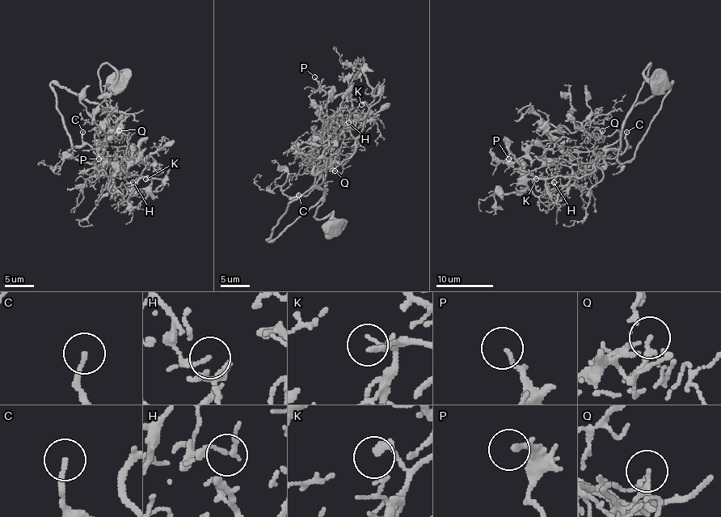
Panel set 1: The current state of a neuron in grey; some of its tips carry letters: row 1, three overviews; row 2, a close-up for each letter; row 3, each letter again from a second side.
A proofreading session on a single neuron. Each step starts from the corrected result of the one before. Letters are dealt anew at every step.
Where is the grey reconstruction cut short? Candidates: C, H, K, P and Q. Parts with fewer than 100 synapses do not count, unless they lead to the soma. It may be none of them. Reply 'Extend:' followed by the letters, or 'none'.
Extend: C

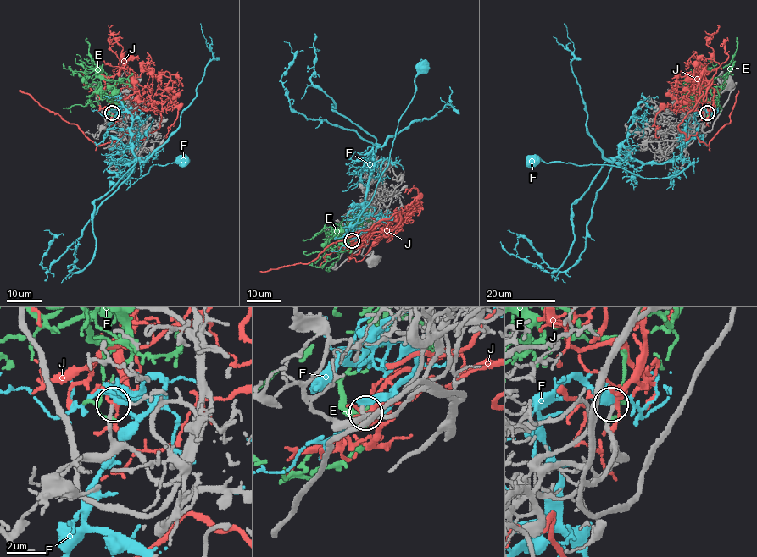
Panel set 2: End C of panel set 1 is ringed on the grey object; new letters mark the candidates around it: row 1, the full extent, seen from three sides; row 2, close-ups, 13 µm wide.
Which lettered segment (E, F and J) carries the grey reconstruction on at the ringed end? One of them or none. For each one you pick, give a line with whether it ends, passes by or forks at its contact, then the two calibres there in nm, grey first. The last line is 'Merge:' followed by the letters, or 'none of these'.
Merge: none of these

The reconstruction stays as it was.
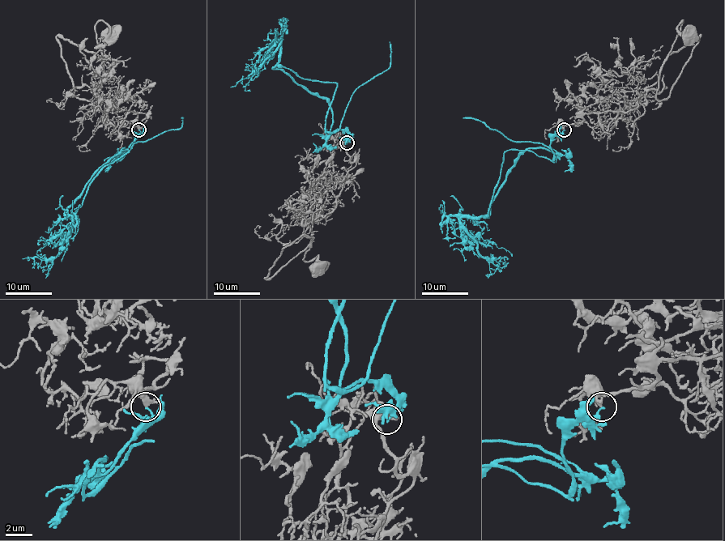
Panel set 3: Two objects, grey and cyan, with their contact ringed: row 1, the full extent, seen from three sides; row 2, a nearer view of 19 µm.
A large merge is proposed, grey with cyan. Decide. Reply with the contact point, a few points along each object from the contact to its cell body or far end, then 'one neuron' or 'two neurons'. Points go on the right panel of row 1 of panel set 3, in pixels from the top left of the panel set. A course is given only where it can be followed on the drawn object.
(564, 129) | grey via (564, 129), (585, 114), (638, 105), (656, 89), (683, 21), (677, 29), (688, 33) | cyan via (564, 129), (550, 142), (552, 152), (530, 147), (520, 155), (489, 212), (462, 218), (482, 256), (509, 258) | two neurons

